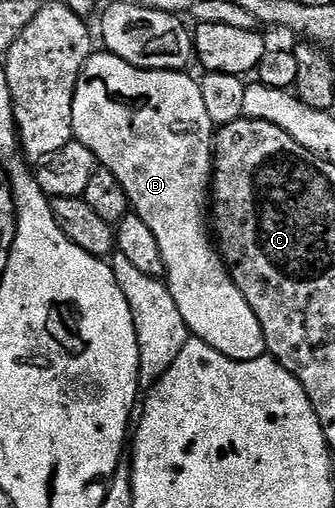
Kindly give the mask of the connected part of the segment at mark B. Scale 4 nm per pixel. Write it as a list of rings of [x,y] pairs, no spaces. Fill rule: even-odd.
[[[91,52],[72,85],[72,137],[77,144],[92,151],[95,162],[101,168],[112,171],[112,175],[120,179],[130,200],[131,210],[137,217],[144,219],[152,235],[156,235],[166,264],[165,280],[189,332],[197,340],[208,343],[208,347],[234,361],[260,359],[267,356],[266,340],[260,323],[252,307],[248,307],[244,295],[234,285],[229,272],[220,267],[208,232],[208,194],[212,189],[212,142],[216,136],[216,126],[212,119],[208,119],[208,107],[201,84],[197,80],[193,81],[188,74],[172,69],[138,69],[115,53]]]

